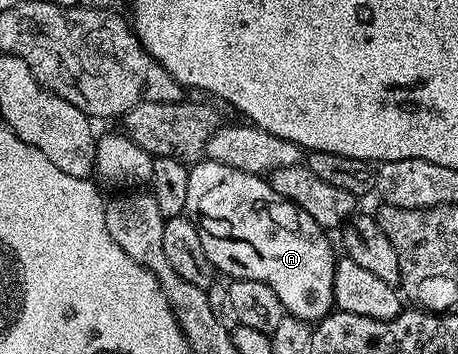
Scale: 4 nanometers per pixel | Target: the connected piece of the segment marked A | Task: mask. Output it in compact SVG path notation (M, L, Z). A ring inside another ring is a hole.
M205 158L189 168L187 178L187 206L185 212L195 221L203 250L211 258L214 269L225 278L233 280L254 280L263 282L279 294L286 313L301 320L316 322L334 311L333 287L338 257L333 256L330 233L311 218L299 206L287 198L275 194L268 179L252 176L243 170L235 170L226 164Z

